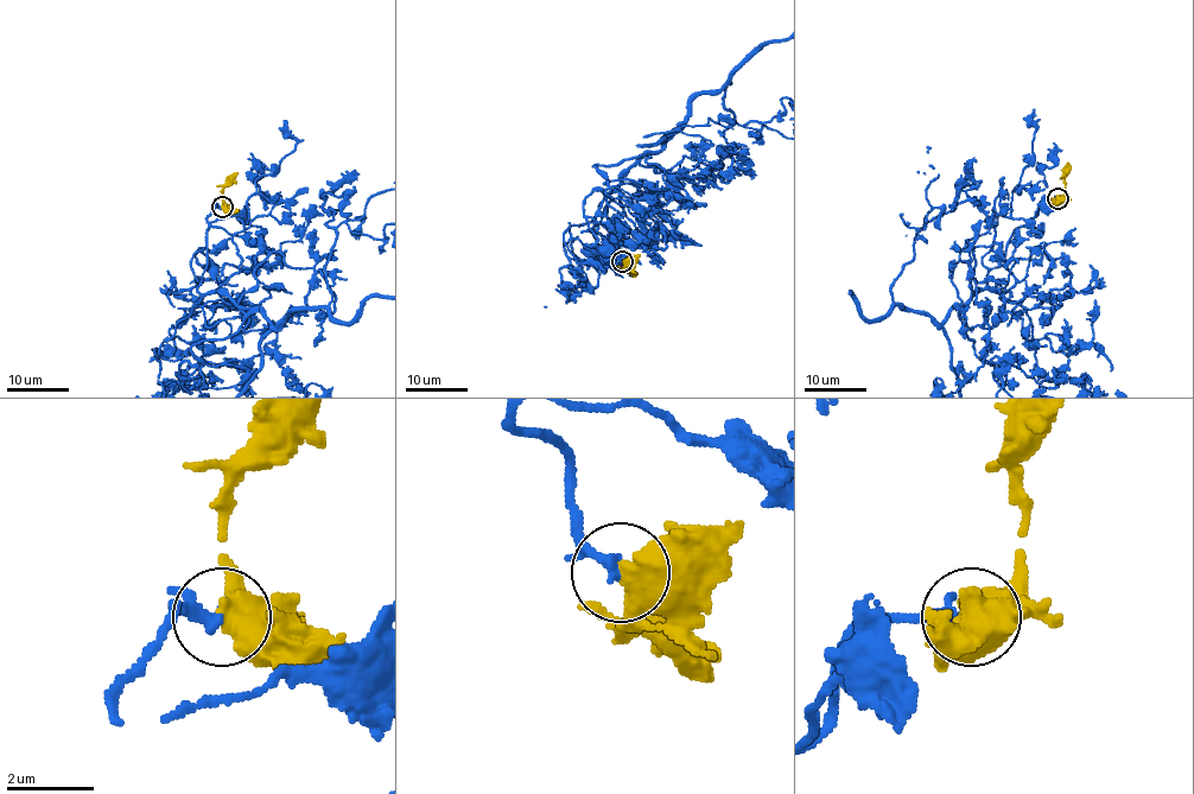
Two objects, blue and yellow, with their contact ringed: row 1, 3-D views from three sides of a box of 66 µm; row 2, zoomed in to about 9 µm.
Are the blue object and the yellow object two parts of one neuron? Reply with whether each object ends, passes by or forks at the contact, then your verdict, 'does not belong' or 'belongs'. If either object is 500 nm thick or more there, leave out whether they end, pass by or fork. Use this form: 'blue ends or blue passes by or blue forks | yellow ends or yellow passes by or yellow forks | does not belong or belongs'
belongs

